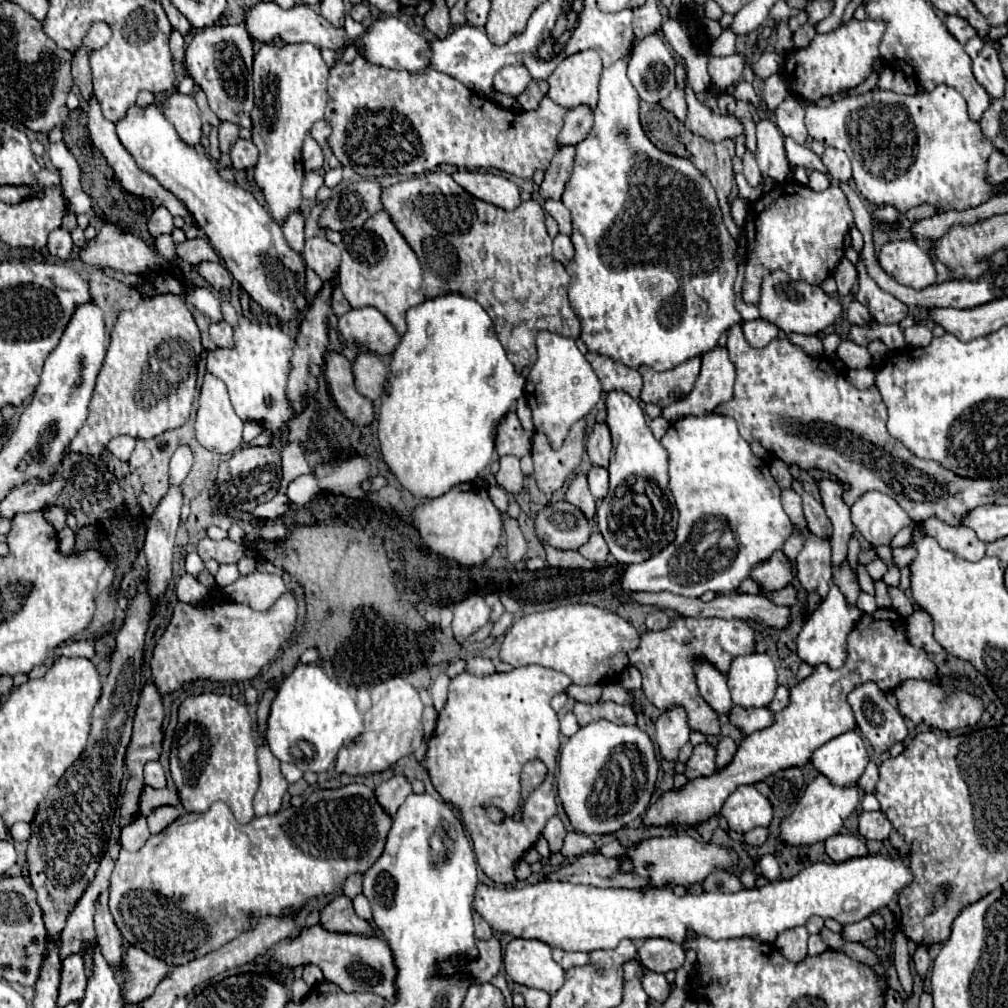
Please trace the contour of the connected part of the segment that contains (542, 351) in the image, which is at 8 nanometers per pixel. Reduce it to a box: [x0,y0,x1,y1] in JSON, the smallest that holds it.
[524,331,602,449]

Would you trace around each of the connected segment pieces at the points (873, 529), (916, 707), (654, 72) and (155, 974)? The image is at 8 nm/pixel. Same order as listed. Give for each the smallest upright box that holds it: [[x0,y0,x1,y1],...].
[[852,491,922,545],[894,681,984,731],[628,33,674,103],[120,945,172,1003]]

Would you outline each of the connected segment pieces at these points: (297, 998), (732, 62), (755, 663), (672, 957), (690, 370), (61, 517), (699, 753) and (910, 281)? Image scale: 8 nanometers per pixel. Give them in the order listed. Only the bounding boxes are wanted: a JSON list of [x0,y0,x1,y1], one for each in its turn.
[[292,979,308,1003],[708,53,744,97],[726,653,778,707],[638,939,684,973],[638,357,700,407],[44,505,66,531],[686,743,716,779],[878,241,936,289]]

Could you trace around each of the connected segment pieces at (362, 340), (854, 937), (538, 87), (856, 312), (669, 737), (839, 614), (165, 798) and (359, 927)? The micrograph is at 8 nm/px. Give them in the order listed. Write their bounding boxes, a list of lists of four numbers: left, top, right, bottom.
[[338,307,400,355],[842,919,876,943],[516,81,548,111],[848,301,870,325],[656,705,690,761],[798,579,862,669],[140,787,178,817],[320,895,376,937]]

